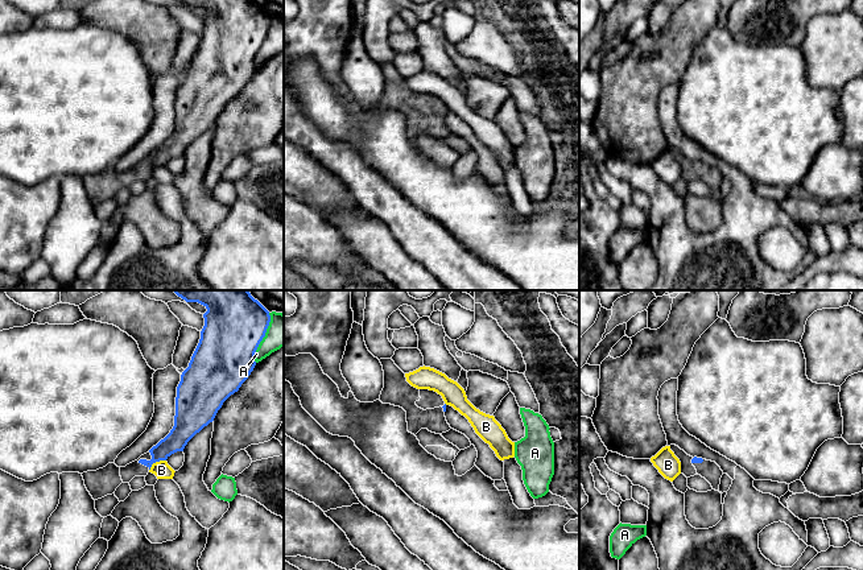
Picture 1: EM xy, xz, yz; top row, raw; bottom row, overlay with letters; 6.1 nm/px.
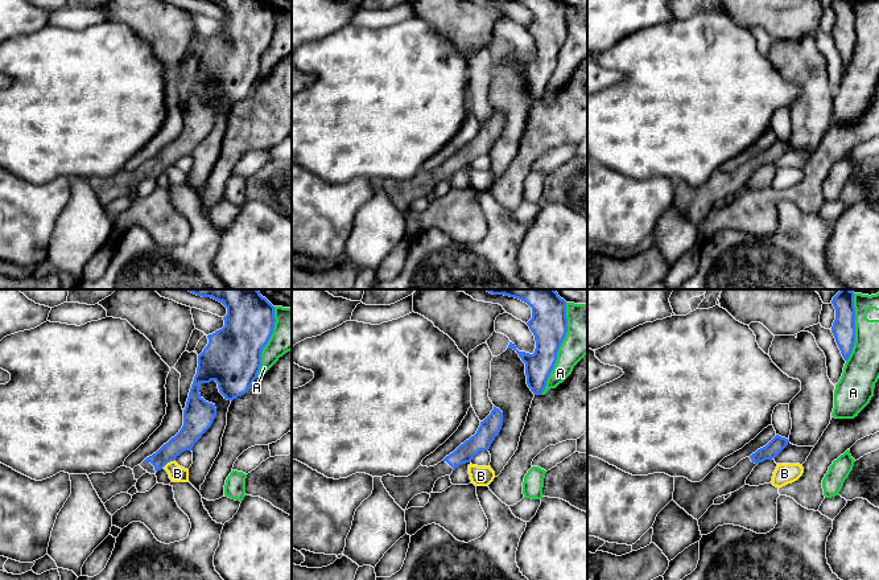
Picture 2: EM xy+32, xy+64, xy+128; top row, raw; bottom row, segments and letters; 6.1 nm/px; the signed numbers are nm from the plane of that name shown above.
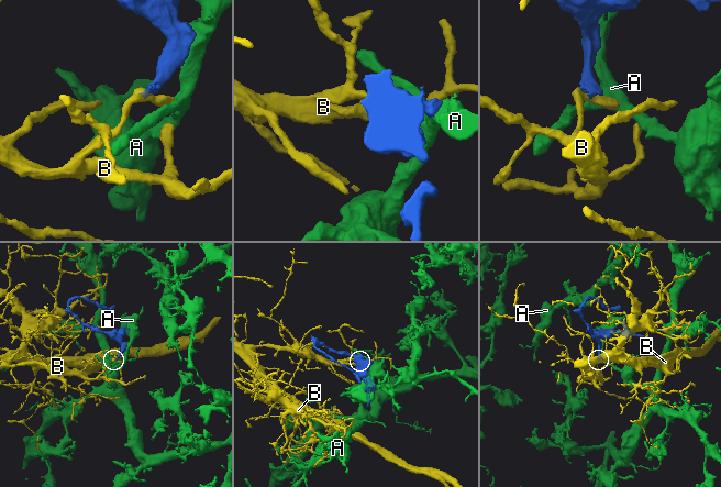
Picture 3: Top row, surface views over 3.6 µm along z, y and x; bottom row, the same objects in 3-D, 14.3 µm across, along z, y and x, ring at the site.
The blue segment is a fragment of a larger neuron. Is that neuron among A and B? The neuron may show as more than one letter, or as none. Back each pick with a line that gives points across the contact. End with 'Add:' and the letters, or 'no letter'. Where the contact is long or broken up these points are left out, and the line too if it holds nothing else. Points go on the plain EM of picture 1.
Add: no letter

